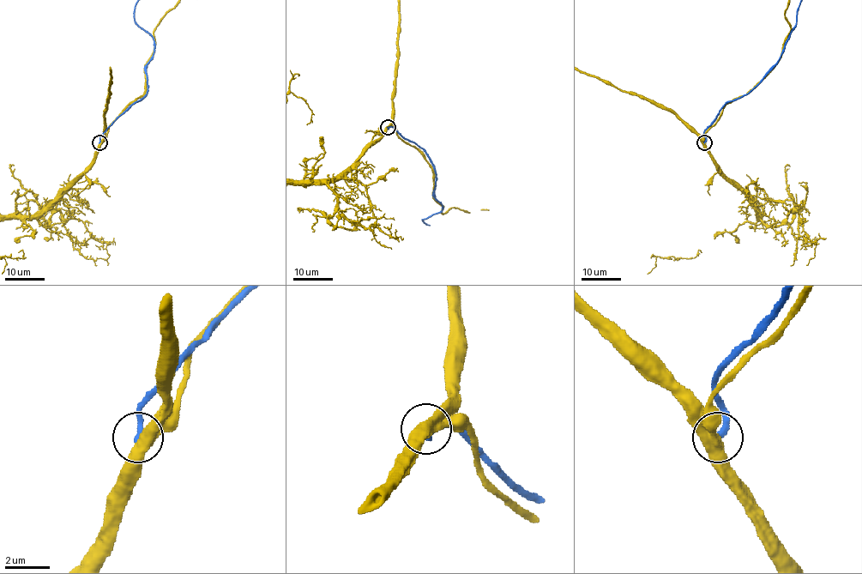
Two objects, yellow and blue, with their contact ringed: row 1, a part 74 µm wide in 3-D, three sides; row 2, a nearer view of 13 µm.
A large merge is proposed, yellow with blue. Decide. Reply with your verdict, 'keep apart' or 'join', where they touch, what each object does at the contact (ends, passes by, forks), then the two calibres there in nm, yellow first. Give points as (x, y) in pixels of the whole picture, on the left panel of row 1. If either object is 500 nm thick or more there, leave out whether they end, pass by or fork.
keep apart | (99, 142) | 550/240 nm

